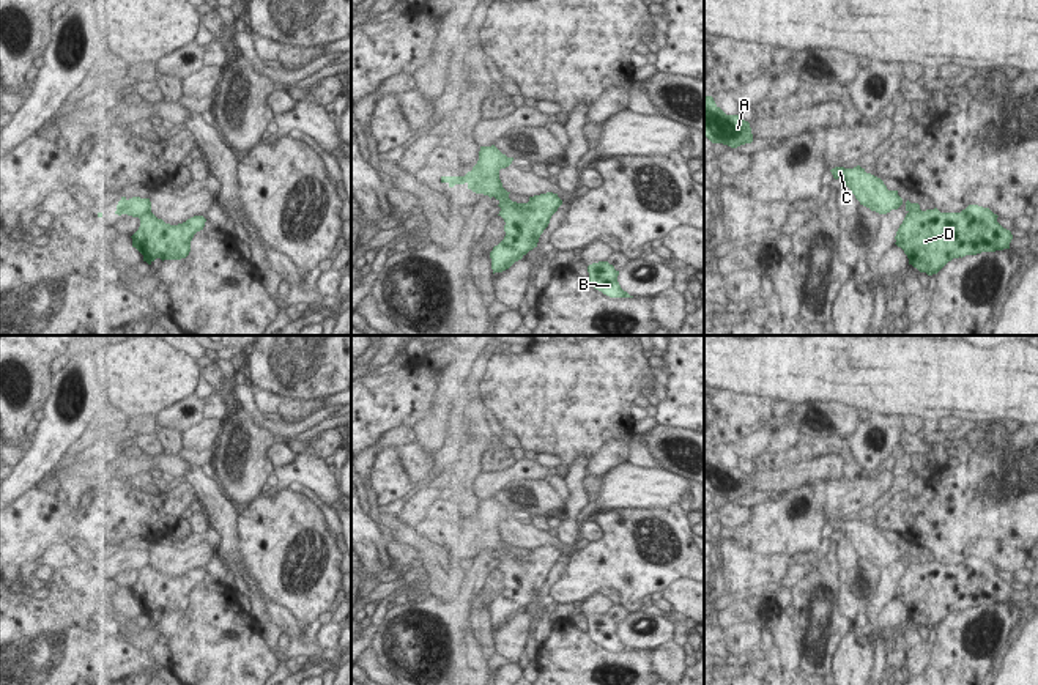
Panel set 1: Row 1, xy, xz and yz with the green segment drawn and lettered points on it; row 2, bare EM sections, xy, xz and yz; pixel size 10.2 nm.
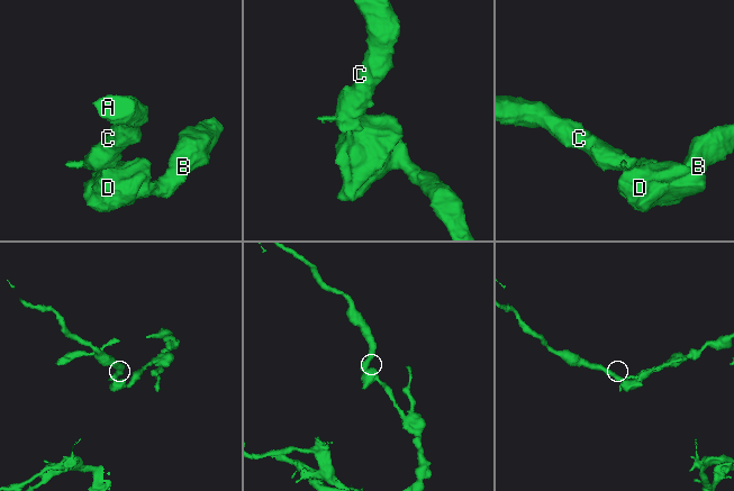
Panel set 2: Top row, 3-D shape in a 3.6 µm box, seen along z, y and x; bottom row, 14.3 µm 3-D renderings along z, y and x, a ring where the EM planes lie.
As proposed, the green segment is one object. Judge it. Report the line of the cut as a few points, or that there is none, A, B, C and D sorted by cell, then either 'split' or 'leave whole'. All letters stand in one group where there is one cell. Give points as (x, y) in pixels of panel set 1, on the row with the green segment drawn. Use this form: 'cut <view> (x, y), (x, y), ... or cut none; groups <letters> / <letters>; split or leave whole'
cut xz (503, 188), (495, 197); groups A C / B D; split

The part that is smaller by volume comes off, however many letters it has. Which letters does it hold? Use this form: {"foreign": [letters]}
{"foreign": ["A", "C"]}

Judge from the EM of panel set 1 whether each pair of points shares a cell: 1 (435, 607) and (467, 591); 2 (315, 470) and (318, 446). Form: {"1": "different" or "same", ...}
{"1": "same", "2": "different"}

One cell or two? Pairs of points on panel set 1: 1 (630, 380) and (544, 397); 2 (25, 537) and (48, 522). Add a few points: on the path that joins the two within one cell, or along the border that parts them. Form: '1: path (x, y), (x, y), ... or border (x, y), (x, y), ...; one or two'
1: path (608, 380), (599, 380), (580, 396), (566, 397); one
2: path (30, 533), (43, 522); one

